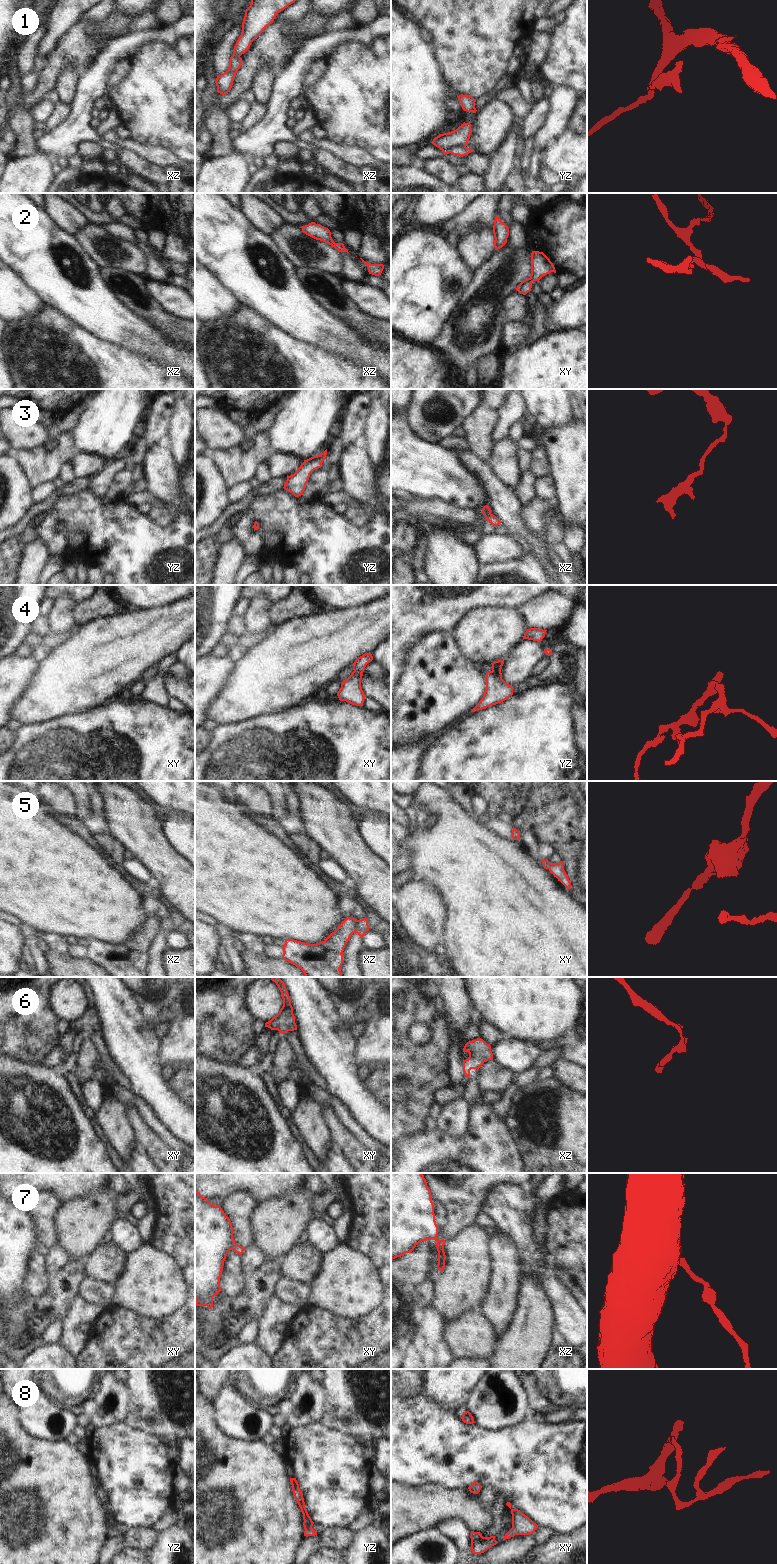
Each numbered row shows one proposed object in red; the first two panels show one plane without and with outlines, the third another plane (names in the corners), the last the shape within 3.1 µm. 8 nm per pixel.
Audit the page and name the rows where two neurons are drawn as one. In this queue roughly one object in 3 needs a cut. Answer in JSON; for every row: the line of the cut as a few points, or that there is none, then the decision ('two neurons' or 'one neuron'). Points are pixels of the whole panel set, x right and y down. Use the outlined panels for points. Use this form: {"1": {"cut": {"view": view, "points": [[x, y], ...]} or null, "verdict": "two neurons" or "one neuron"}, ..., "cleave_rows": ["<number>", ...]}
{"1": {"cut": {"view": "yz", "points": [[465, 146], [453, 146], [448, 152]]}, "verdict": "two neurons"}, "2": {"cut": null, "verdict": "one neuron"}, "3": {"cut": null, "verdict": "one neuron"}, "4": {"cut": null, "verdict": "one neuron"}, "5": {"cut": null, "verdict": "one neuron"}, "6": {"cut": null, "verdict": "one neuron"}, "7": {"cut": null, "verdict": "one neuron"}, "8": {"cut": null, "verdict": "one neuron"}, "cleave_rows": ["1"]}

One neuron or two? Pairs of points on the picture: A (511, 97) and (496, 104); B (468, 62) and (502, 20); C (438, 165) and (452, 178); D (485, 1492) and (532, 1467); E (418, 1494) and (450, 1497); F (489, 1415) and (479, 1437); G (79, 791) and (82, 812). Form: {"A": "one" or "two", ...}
{"A": "two", "B": "one", "C": "one", "D": "two", "E": "one", "F": "two", "G": "one"}

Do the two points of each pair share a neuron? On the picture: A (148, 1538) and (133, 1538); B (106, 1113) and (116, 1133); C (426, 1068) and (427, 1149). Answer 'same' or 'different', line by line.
A: same
B: same
C: different

